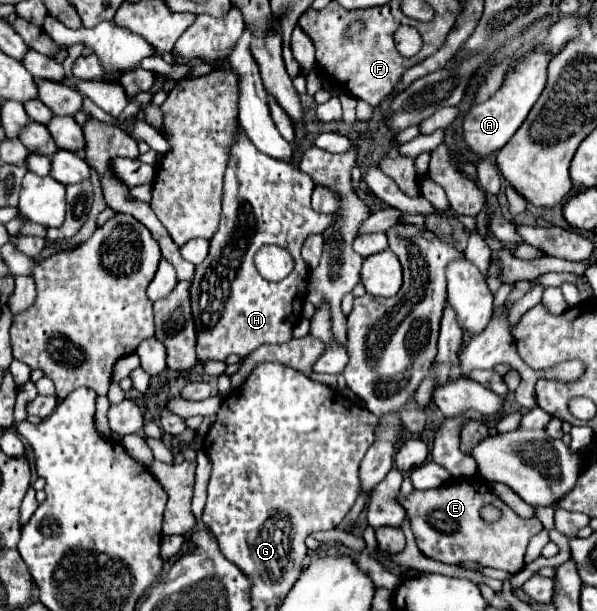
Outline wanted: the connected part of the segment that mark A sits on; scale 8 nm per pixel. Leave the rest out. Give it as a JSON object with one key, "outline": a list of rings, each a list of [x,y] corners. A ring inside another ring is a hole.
{"outline":[[[530,53],[524,59],[524,63],[512,75],[508,75],[508,79],[502,83],[502,87],[496,91],[494,97],[490,97],[482,105],[472,107],[464,115],[464,141],[470,147],[470,151],[474,151],[478,157],[490,157],[510,141],[510,137],[526,119],[532,105],[538,101],[546,85],[546,71],[548,71],[548,55]]]}

